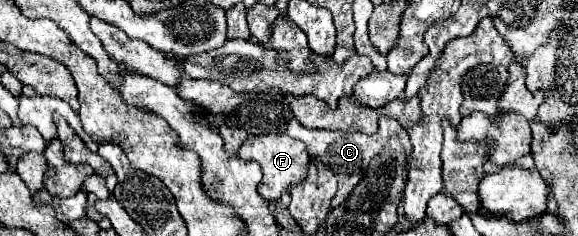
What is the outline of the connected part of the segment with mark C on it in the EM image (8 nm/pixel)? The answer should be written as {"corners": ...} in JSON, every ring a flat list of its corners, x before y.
{"corners":[[384,116,380,118,378,132,372,134,372,136,368,136,364,132,356,132,356,130,354,132,346,132,346,130,316,130,316,128,306,128,296,118,288,122,286,134,290,134,292,138,302,140,308,146,308,154,318,154,322,158,324,166,330,168,332,172,336,172,336,176,338,176,338,192,332,198,332,208,340,206,352,194,354,186,362,180,364,170,370,164,372,156,376,156,380,152,380,148,384,146,391,136,397,136,401,140,401,144,404,144,404,152,408,156,411,156,412,153,412,145,410,140,408,140,408,132,402,128,398,120]]}

